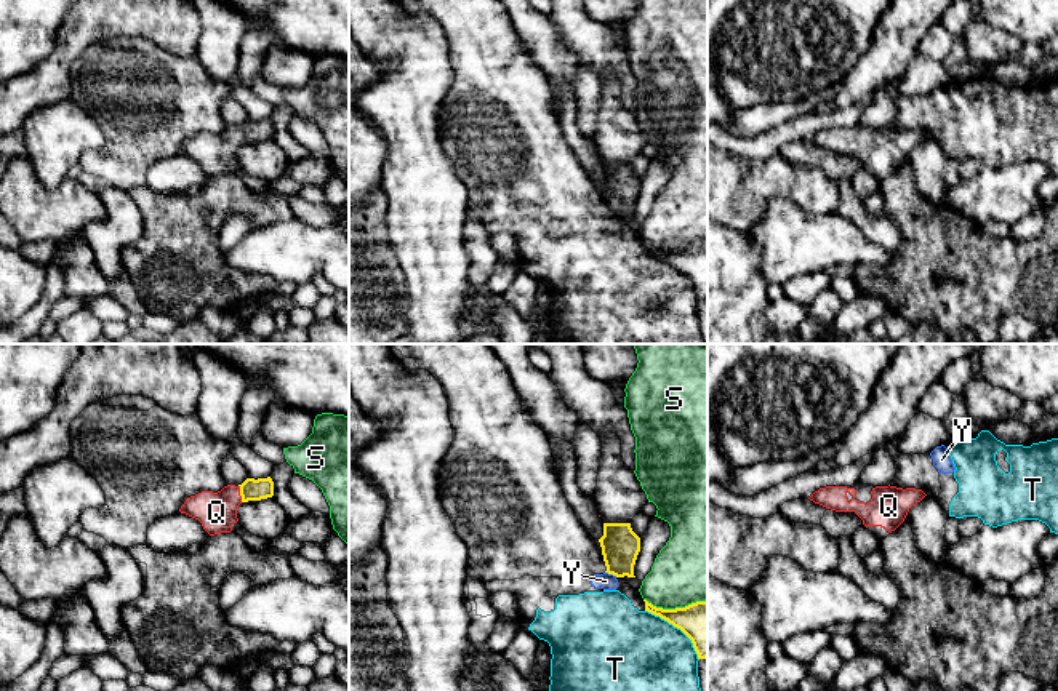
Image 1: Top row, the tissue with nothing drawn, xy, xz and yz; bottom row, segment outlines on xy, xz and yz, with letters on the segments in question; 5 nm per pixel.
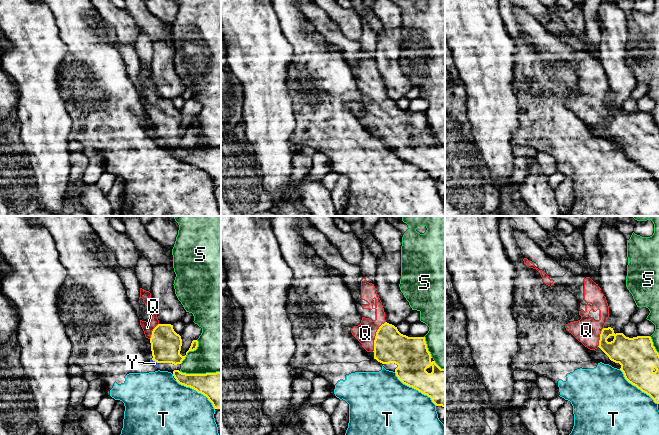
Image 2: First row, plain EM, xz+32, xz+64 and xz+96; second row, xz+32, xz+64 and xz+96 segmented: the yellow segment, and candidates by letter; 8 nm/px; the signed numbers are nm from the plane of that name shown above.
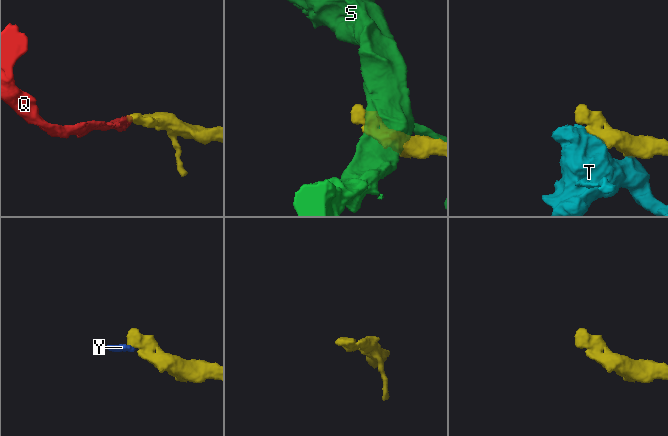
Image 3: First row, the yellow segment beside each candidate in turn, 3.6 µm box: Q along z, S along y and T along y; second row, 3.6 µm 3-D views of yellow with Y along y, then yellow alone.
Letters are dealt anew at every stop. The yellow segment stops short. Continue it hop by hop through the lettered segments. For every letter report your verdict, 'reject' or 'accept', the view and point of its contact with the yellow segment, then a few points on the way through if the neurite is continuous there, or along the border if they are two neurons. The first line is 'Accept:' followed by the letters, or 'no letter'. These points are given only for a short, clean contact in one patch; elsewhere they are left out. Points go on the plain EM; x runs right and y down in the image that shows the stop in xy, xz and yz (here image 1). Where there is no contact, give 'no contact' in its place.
Accept: Q
Q: accept; meets yellow in xy at (240, 135); runs through xy (250, 131), (240, 135), (232, 138), (216, 154)
S: reject; meets yellow in xz at (676, 250)
T: reject; meets yellow in xz at (677, 269); border along xz (645, 251), (676, 267), (690, 282), (698, 301)
Y: reject; meets yellow in xz at (612, 215); border along xz (605, 213), (617, 218)

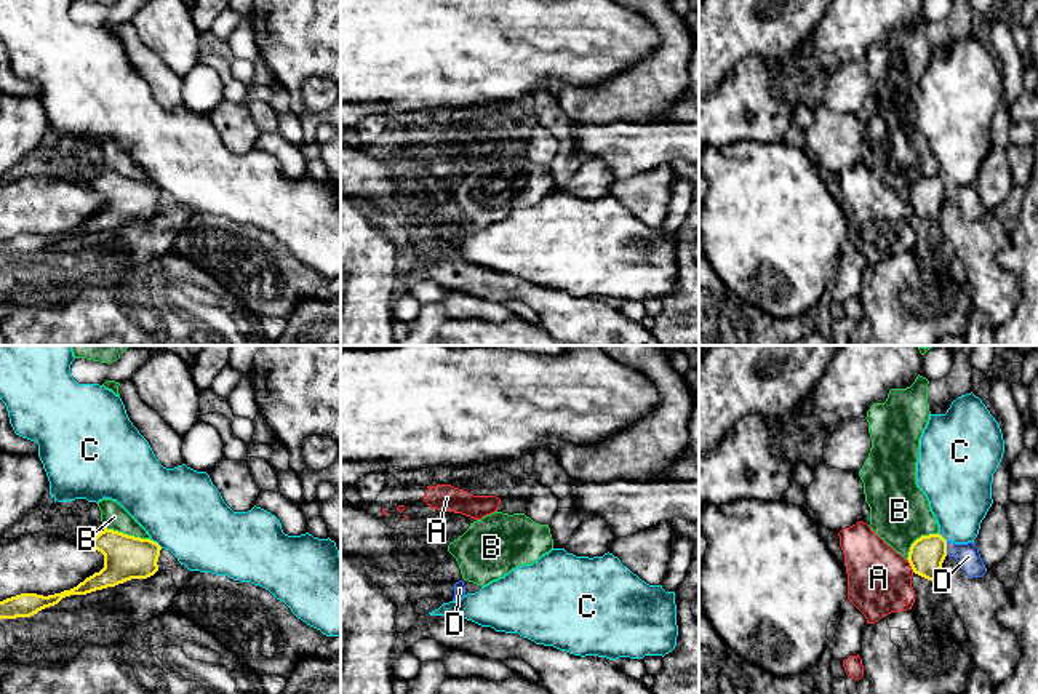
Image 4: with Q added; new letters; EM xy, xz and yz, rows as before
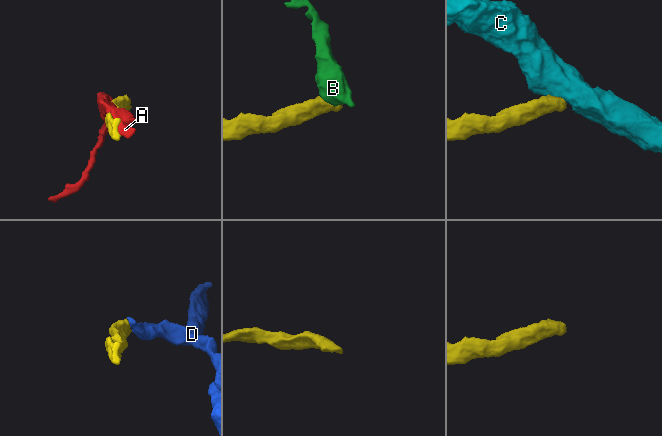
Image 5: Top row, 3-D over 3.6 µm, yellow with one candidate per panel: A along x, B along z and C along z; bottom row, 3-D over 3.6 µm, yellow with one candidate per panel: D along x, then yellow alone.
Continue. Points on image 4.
Accept: D
A: reject; meets yellow in yz at (910, 207)
B: reject; meets yellow in xy at (127, 176); border along xy (104, 168), (151, 183)
C: reject; meets yellow in xy at (155, 184); border along xy (152, 181), (162, 189)
D: accept; meets yellow in yz at (946, 189); runs through yz (926, 195), (934, 189), (946, 189), (968, 199)

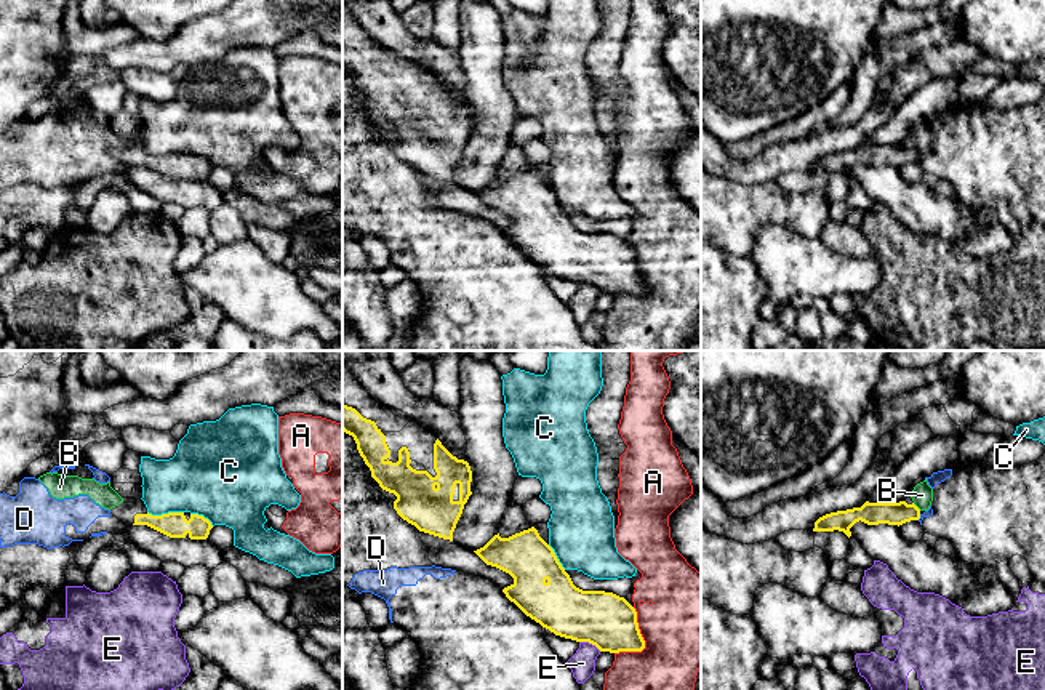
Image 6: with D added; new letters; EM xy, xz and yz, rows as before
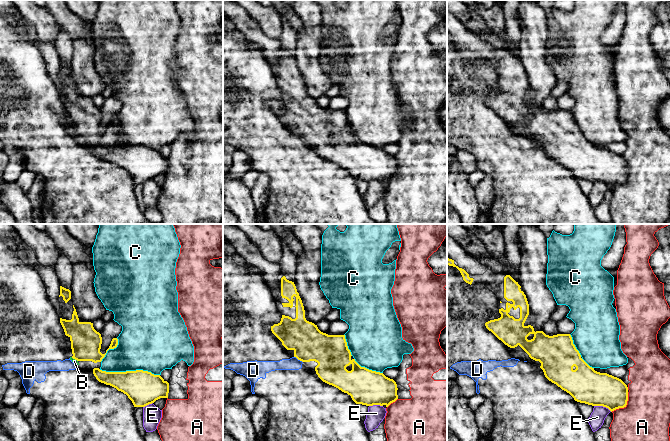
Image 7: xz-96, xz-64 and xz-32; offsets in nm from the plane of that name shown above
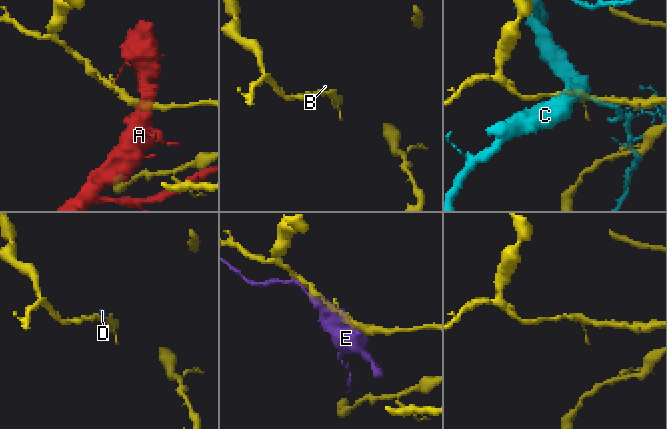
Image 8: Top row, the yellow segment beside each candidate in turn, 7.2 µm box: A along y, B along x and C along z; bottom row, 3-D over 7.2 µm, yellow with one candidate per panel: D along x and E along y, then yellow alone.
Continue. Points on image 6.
Accept: no letter
A: reject; meets yellow in xz at (644, 284)
B: reject; meets yellow in yz at (916, 148); border along yz (912, 144), (920, 151)
C: reject; meets yellow in xy at (165, 156)
D: reject; meets yellow in yz at (919, 159); border along yz (920, 156), (917, 160)
E: reject; meets yellow in xz at (591, 284)

